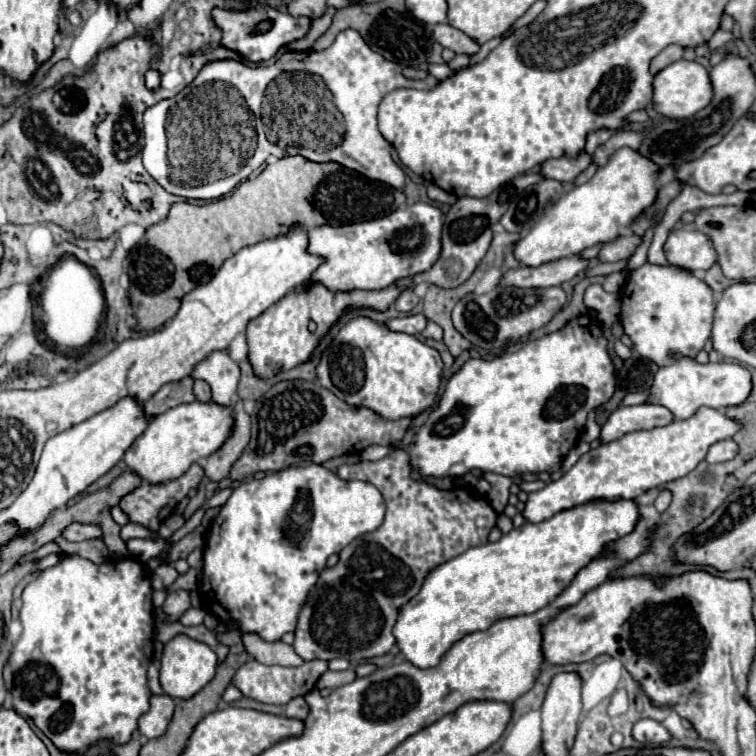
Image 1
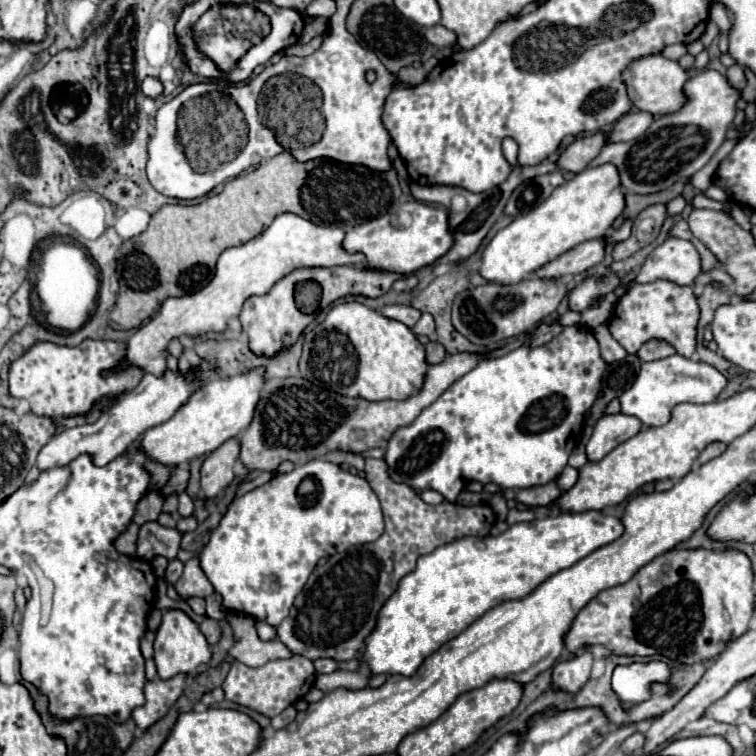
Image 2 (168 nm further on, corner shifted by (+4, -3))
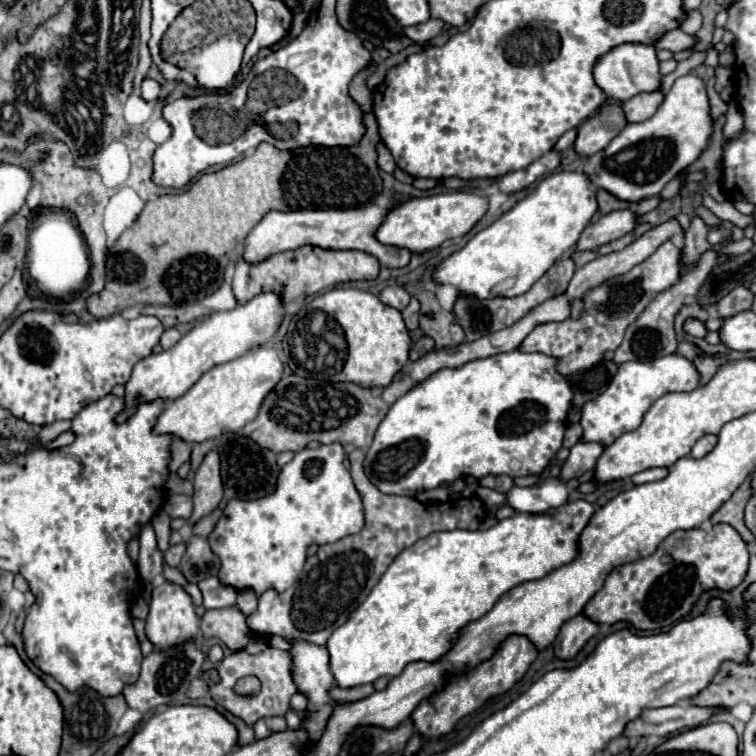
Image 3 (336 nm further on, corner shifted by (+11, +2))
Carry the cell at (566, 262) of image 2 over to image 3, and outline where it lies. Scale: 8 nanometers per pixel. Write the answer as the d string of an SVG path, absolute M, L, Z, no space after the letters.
M625 209L625 211L611 211L607 215L603 215L597 223L591 223L583 229L575 251L595 251L601 245L615 241L619 237L623 237L625 233L633 231L635 227L635 215L633 209Z

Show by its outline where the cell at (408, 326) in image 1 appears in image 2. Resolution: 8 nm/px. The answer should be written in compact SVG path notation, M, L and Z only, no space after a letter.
M388 304L388 306L380 308L380 312L382 312L384 316L388 316L388 318L394 318L394 320L404 322L404 324L410 326L410 328L418 322L418 318L420 318L420 314L422 314L420 310L416 310L416 308L408 306L408 304Z

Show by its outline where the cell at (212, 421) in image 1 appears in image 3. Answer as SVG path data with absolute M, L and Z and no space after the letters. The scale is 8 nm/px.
M259 347L229 363L221 363L207 371L181 399L165 405L153 433L175 435L185 443L203 443L207 439L219 439L223 433L237 433L255 419L263 397L277 385L281 373L283 365L273 347Z

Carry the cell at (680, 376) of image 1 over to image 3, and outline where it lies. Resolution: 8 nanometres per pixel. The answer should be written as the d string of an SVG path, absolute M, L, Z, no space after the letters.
M679 353L653 359L653 363L637 363L629 361L619 365L619 371L615 373L613 381L593 401L587 401L581 415L581 427L583 427L583 441L597 441L603 445L611 445L619 435L625 431L633 431L641 425L645 413L649 407L661 399L667 393L685 393L699 387L699 371Z

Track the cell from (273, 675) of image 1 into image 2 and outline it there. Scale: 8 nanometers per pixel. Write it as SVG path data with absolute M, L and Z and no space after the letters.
M292 654L290 658L284 658L284 660L270 660L268 664L260 666L260 668L250 668L250 666L234 660L226 680L222 682L222 690L226 694L226 700L252 708L252 710L272 718L272 716L280 714L284 708L288 708L290 704L294 704L296 700L304 698L306 692L314 686L314 678L316 678L316 668L314 668L312 660L308 660L304 656L296 656L296 654Z

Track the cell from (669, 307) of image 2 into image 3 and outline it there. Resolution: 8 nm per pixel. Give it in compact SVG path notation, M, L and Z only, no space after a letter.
M509 351L509 353L499 353L493 357L485 357L485 359L475 359L459 369L441 369L435 375L427 377L425 381L421 381L415 389L411 389L409 393L405 393L403 397L399 397L393 407L389 409L387 417L381 421L381 425L377 427L375 433L375 441L367 451L365 457L365 473L369 475L369 479L383 491L389 495L415 495L419 491L427 491L427 489L435 489L441 485L447 485L455 479L459 479L461 475L471 475L471 477L485 477L485 475L509 475L509 477L527 477L527 475L539 475L549 461L557 455L557 451L561 449L563 443L563 433L565 433L565 421L567 421L567 411L571 407L573 401L573 389L571 383L567 381L565 375L561 375L557 371L557 361L553 357L547 357L543 353L525 353L525 351Z

